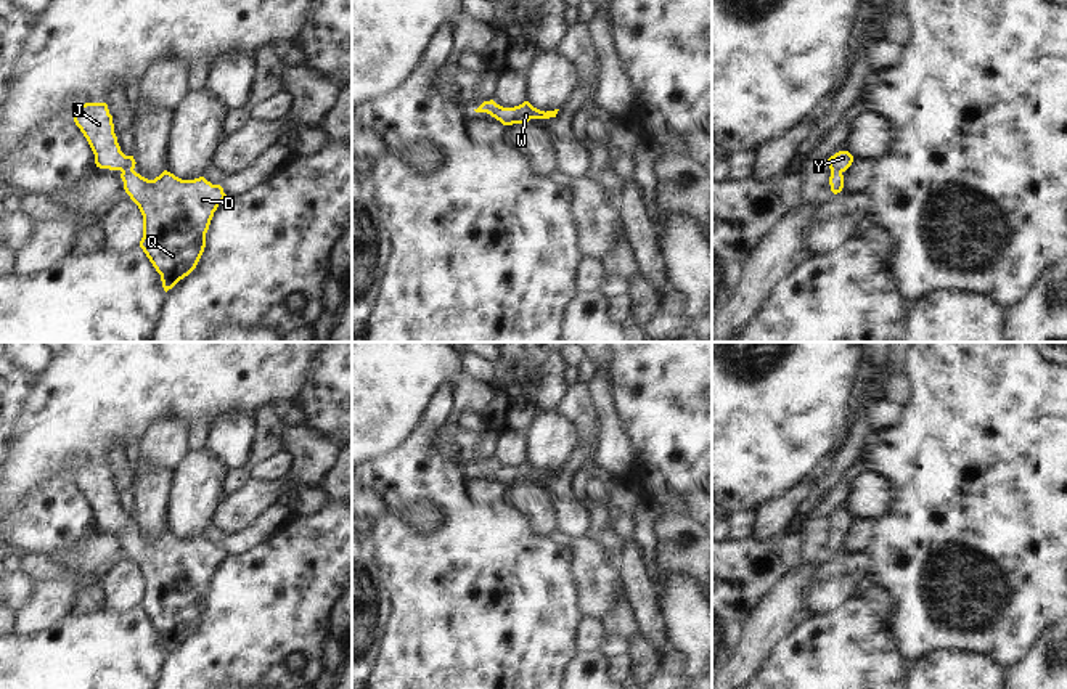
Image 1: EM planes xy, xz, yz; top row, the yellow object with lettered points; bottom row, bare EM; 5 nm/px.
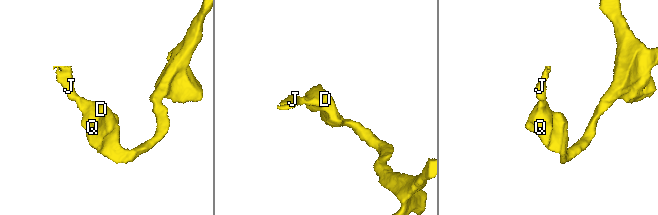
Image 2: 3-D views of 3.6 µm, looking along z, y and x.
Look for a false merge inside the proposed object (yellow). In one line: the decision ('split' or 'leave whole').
leave whole

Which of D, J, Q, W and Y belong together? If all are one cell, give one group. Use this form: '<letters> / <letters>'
D J Q W Y

